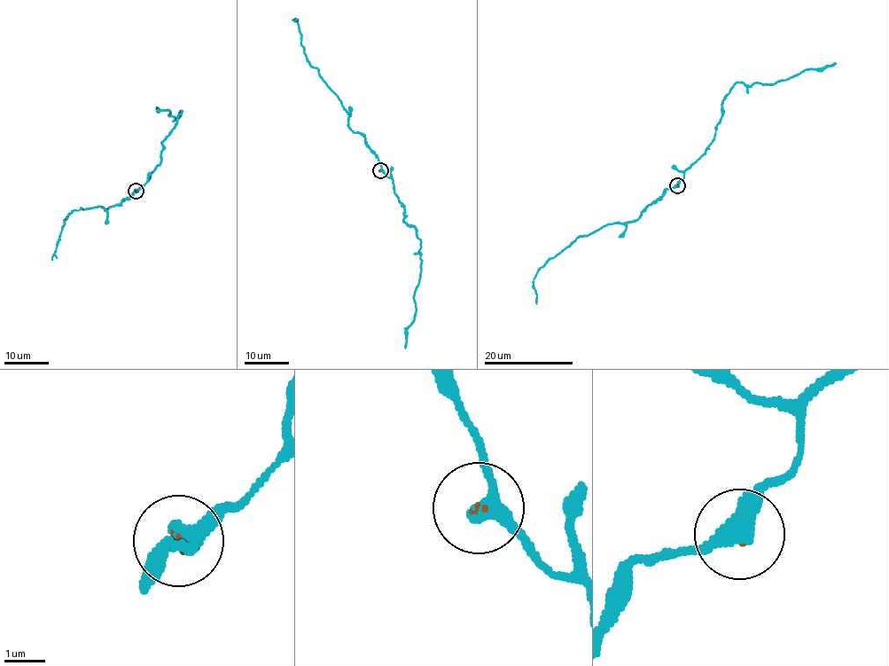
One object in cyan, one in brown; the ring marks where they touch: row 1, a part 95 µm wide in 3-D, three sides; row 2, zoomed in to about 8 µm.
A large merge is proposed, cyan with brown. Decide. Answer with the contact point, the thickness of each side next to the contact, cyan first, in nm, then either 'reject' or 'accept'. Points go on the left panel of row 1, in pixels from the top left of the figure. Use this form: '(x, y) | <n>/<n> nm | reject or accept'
(136, 191) | 380/60 nm | accept

